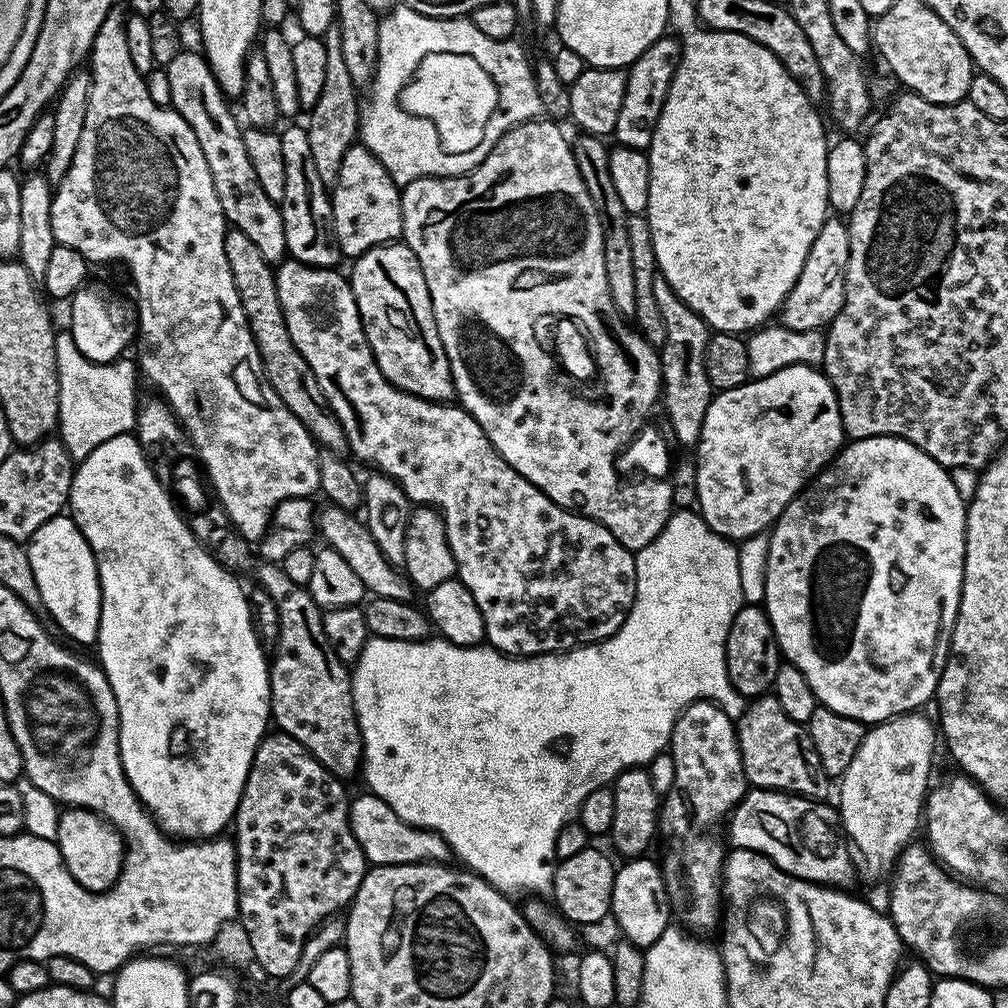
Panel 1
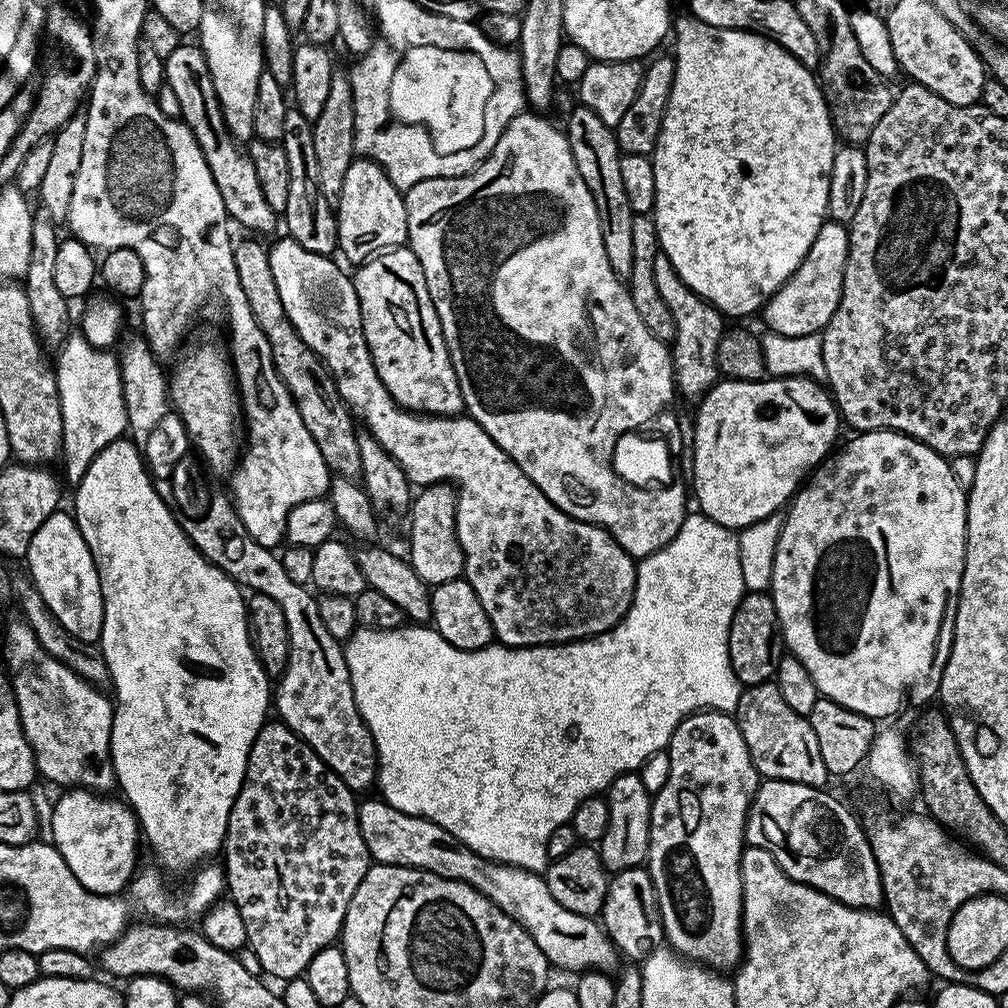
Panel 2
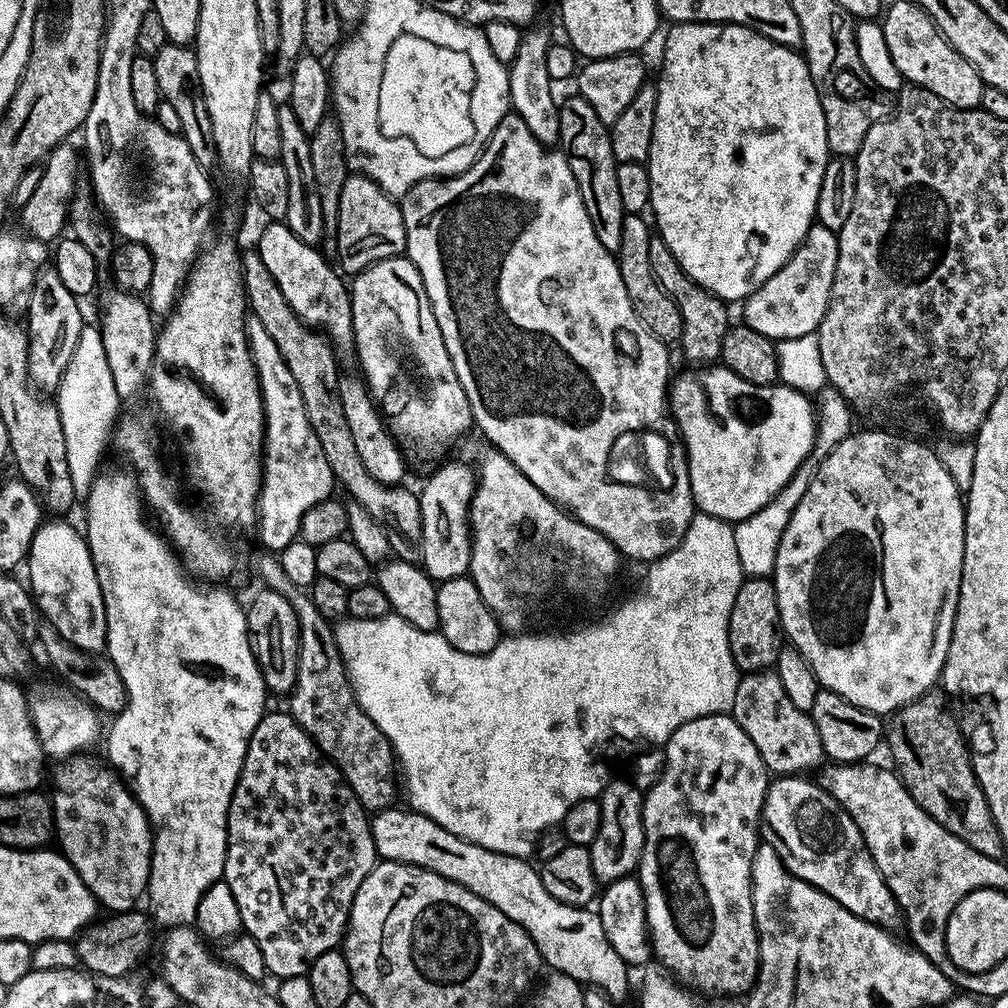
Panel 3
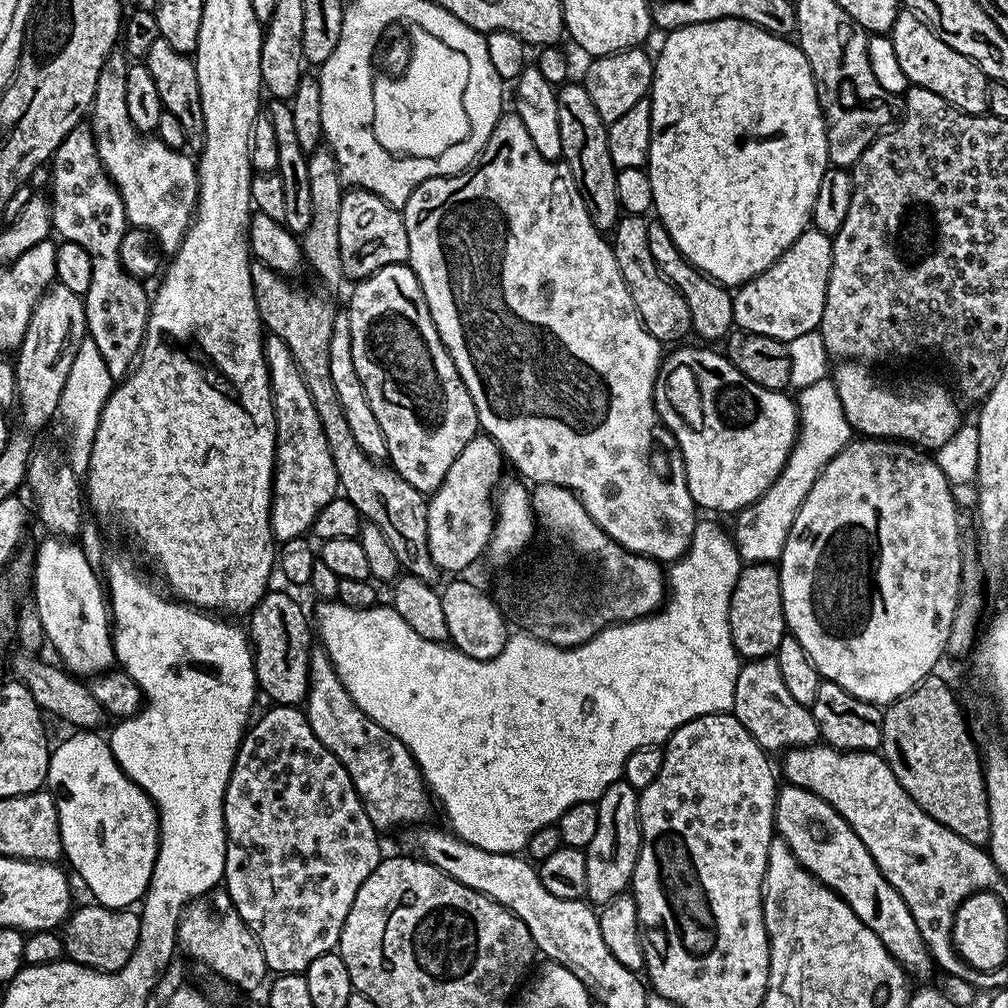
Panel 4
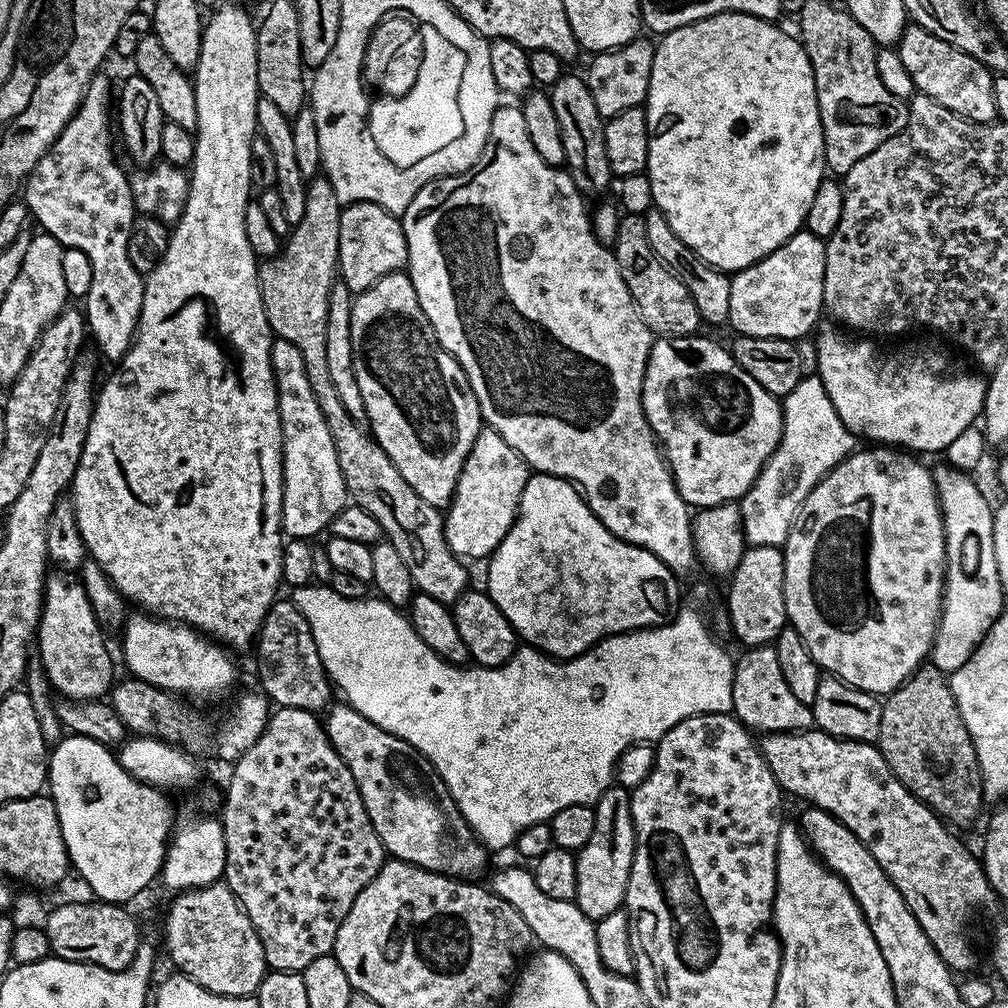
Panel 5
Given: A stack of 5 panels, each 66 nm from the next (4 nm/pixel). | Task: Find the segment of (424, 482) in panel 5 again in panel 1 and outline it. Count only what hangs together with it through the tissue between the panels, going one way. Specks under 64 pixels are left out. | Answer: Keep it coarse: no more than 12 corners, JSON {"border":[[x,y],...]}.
{"border":[[414,250],[350,271],[370,350],[395,388],[456,396]]}

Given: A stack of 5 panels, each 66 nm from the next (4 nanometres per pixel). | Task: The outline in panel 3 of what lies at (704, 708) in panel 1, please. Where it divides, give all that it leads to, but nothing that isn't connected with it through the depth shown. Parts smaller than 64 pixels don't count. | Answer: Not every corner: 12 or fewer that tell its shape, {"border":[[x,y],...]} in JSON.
{"border":[[731,714],[644,793],[652,954],[708,998],[760,969],[770,773]]}

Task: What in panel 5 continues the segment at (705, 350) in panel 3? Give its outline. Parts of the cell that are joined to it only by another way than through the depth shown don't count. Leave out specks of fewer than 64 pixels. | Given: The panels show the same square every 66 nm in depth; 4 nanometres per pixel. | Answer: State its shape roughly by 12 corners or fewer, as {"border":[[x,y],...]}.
{"border":[[655,206],[650,250],[683,282],[705,325],[727,325],[729,273],[711,268]]}

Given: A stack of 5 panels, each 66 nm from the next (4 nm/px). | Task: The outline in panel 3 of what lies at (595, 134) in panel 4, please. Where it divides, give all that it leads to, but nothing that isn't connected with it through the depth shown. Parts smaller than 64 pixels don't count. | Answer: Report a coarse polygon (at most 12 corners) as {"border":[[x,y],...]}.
{"border":[[579,94],[559,101],[559,147],[590,226],[613,254],[626,215],[609,125]]}

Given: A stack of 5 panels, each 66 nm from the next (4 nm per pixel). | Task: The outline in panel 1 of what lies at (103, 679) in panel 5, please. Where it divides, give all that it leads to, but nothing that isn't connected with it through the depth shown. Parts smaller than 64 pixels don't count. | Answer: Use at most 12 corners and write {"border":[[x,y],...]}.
{"border":[[71,515],[26,547],[38,594],[73,645],[100,639],[100,579]]}

